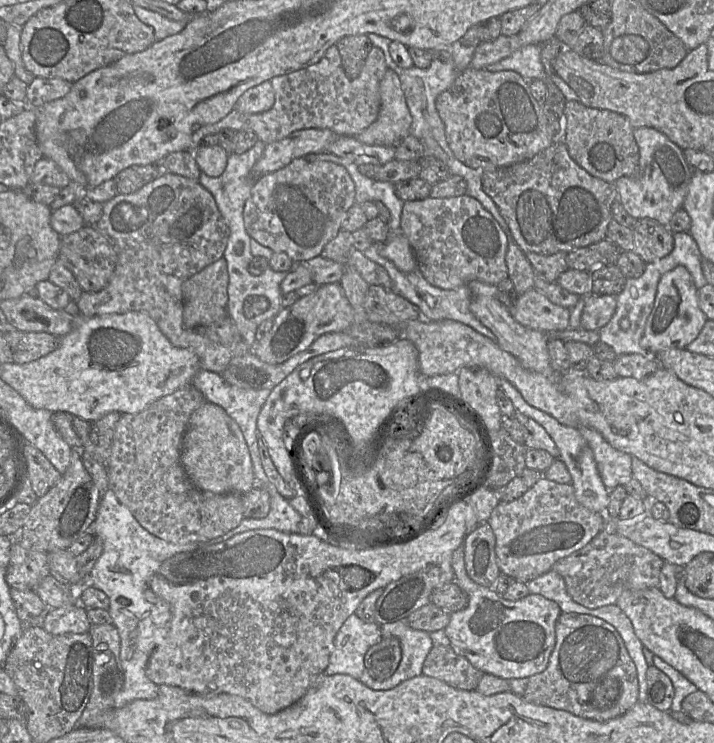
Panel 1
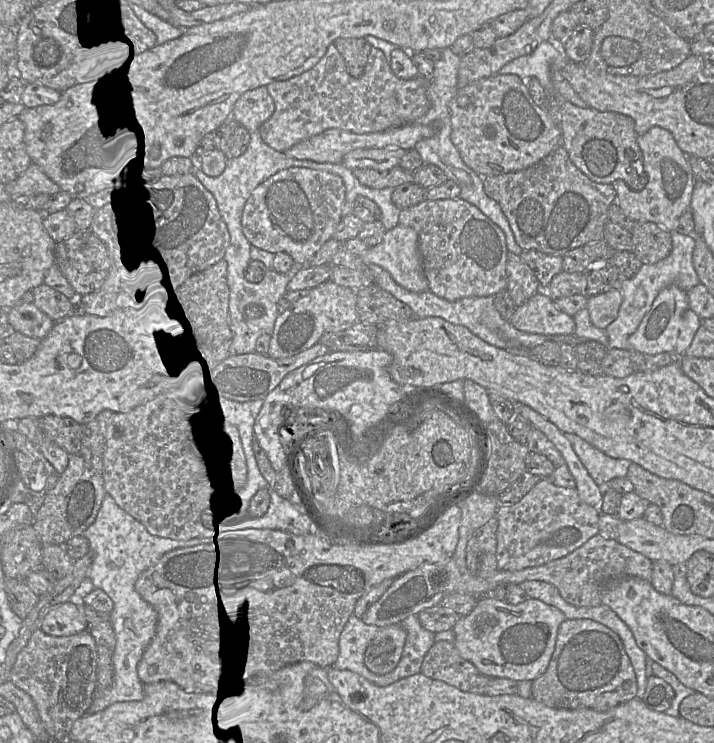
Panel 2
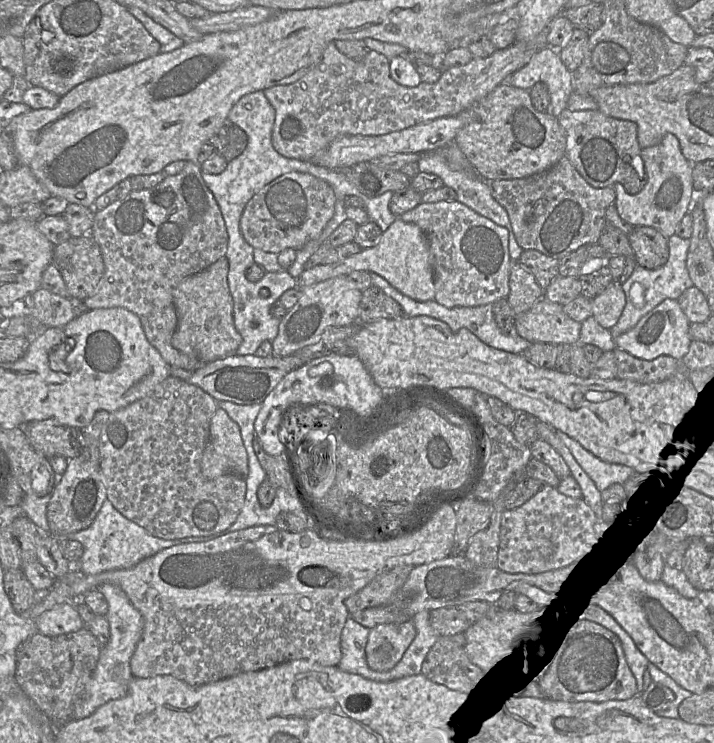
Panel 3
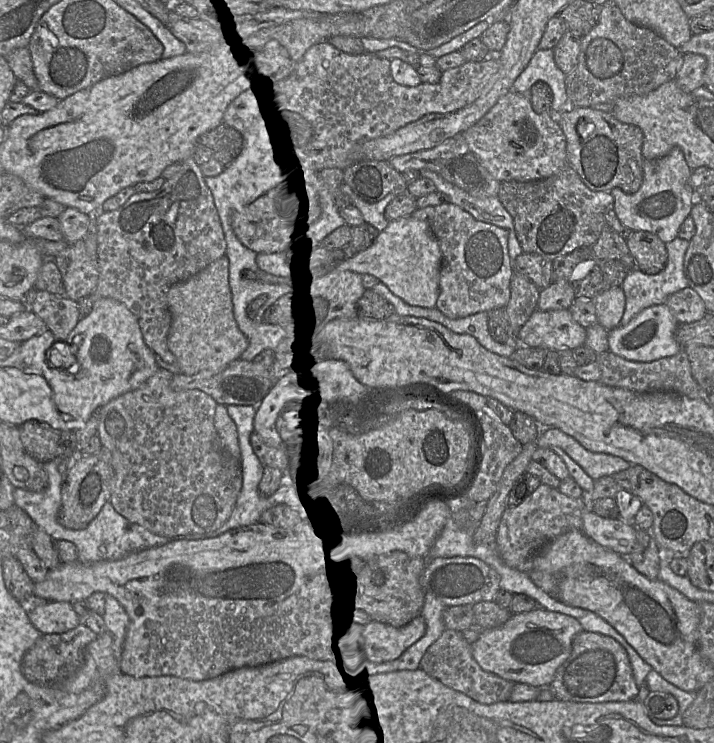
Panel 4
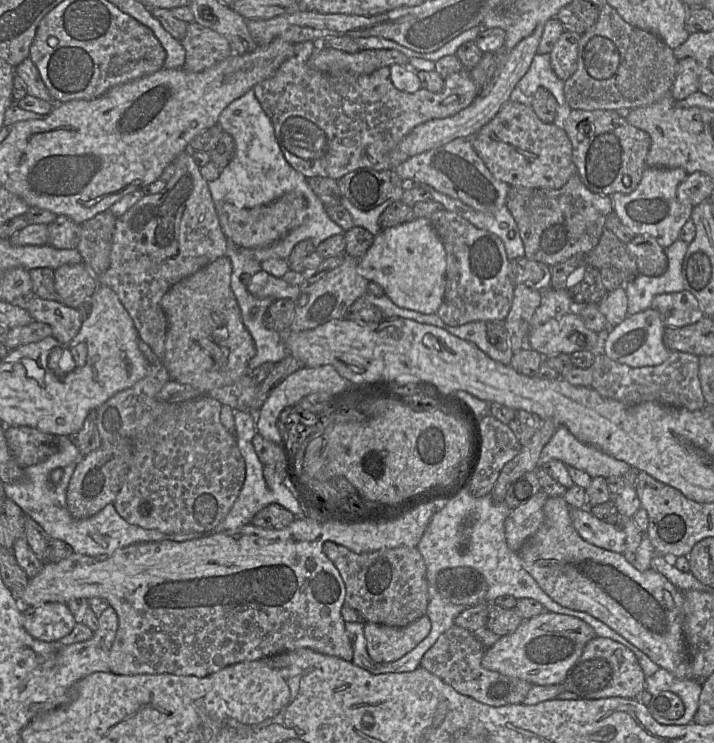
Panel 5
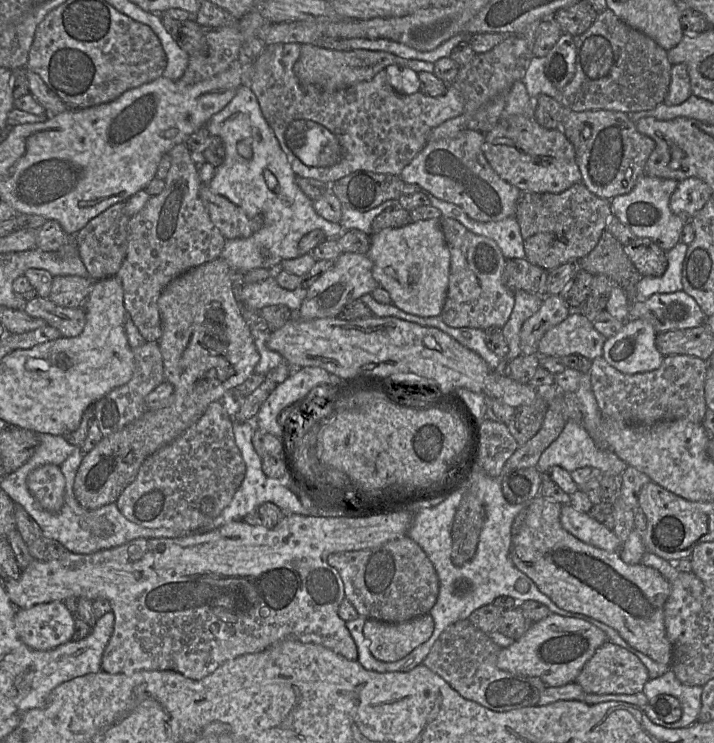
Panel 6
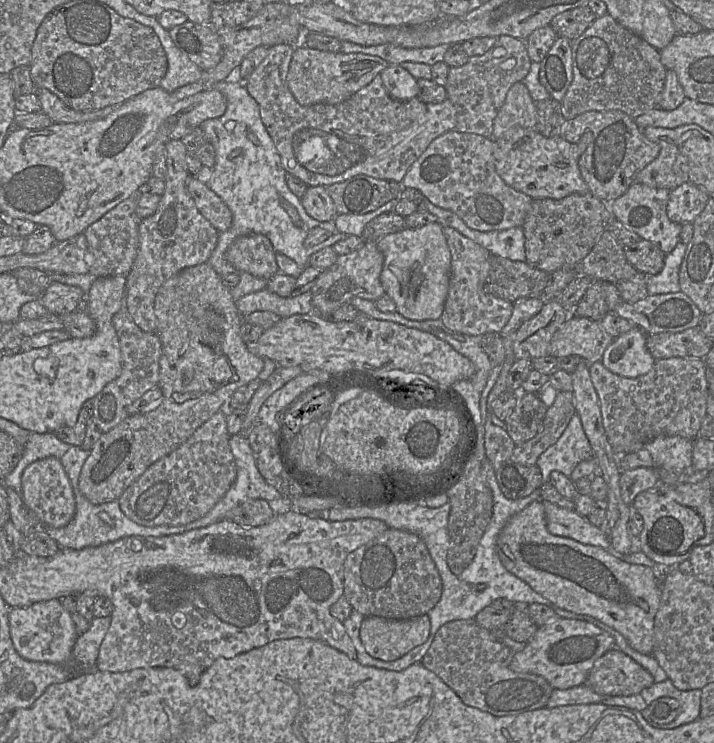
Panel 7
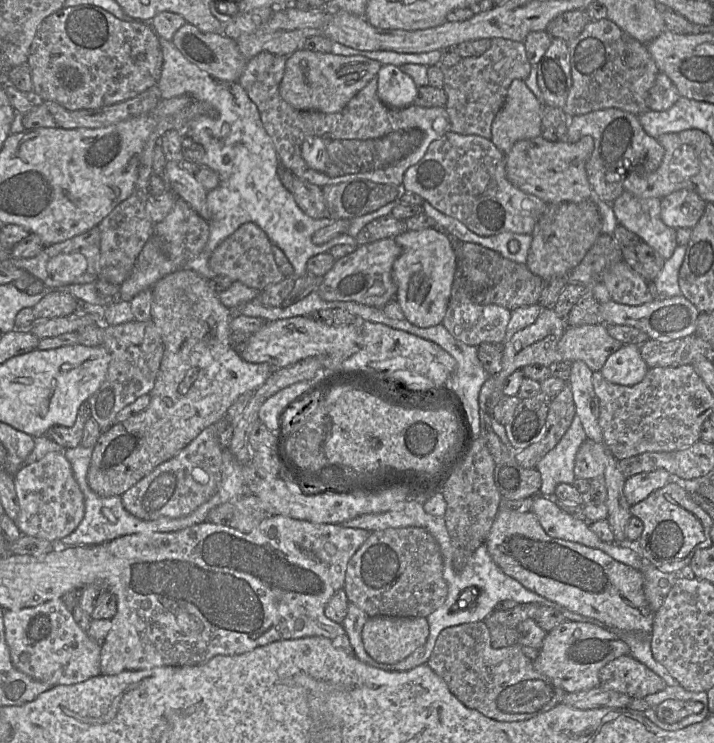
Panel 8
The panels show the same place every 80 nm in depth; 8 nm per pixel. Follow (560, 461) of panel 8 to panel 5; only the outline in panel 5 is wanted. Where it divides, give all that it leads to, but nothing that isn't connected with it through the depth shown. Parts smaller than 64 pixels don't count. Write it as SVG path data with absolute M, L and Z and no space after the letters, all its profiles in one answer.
M558 426L542 449L538 466L551 460L560 460L566 466L578 468L591 478L624 476L631 469L628 463L581 442L565 426Z

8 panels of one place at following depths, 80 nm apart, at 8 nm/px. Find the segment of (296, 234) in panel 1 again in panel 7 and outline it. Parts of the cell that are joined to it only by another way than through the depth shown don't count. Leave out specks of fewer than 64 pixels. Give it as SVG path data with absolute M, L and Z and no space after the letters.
M191 175L187 180L187 190L199 212L219 233L231 227L232 212L206 183L200 182L196 176Z

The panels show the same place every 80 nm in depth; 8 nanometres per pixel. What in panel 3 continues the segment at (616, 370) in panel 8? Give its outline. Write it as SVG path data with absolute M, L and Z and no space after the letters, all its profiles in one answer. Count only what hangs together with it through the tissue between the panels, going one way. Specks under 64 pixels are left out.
M666 299L643 316L630 331L615 339L616 348L636 358L653 360L668 355L681 360L688 352L692 339L689 334L691 323L675 299Z

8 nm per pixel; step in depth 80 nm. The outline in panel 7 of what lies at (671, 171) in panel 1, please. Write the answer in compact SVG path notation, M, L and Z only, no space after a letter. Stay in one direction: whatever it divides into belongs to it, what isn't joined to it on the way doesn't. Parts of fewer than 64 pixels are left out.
M633 183L621 197L610 203L610 211L629 230L641 239L656 244L665 254L670 253L680 242L682 224L671 221L667 216L669 189L653 188L642 183Z

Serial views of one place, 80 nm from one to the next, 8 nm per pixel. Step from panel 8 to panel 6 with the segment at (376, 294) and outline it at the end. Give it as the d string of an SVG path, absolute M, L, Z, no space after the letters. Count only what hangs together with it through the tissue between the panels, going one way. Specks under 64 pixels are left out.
M340 254L333 267L307 289L307 295L295 317L302 320L337 317L347 303L364 294L371 294L379 286L372 275L372 268L373 262L368 254Z

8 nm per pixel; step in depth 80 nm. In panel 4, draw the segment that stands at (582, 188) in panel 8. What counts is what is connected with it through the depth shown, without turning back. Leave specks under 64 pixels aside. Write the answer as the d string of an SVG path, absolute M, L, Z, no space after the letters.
M514 90L500 97L477 123L460 135L463 135L481 165L499 182L541 180L570 166L567 160L566 137L559 125L558 117L553 114L537 114L532 109L528 94L520 94Z

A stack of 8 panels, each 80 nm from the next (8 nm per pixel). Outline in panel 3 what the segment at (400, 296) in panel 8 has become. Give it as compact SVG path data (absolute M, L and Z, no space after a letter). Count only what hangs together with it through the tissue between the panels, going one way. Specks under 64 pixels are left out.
M400 218L383 232L376 246L362 249L360 253L342 258L337 263L305 269L298 278L298 287L312 286L331 278L347 276L353 271L376 273L402 294L416 301L425 302L435 299L433 257L428 240L419 226L404 222Z

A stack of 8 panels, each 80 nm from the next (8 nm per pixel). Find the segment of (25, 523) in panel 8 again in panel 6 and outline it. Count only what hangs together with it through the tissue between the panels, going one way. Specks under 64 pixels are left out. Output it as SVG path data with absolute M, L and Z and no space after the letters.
M44 464L34 469L27 477L27 487L43 509L56 513L63 507L65 477L60 466Z

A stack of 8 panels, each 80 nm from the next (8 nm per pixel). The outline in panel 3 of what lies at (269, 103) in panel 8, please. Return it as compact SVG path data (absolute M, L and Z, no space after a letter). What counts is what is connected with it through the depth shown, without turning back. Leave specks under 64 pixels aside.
M546 27L530 41L515 41L507 48L495 50L488 57L473 57L464 65L444 68L437 82L421 81L415 87L400 85L392 79L389 59L383 54L370 50L361 60L353 60L339 52L335 44L330 42L325 47L320 62L301 78L290 84L275 85L263 90L275 110L271 137L273 148L286 158L310 162L318 152L341 136L384 135L436 118L458 115L503 83L508 75L525 66L535 53L547 45L548 32L549 27Z

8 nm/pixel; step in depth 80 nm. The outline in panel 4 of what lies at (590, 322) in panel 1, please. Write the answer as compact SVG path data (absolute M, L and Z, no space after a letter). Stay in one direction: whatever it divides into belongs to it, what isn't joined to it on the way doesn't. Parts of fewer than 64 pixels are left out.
M621 286L611 287L594 299L598 323L607 331L620 326L623 317L626 297Z

